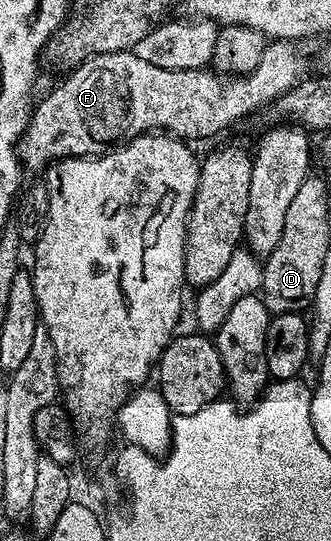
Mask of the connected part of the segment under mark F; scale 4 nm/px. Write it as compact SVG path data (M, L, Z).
M271 40L266 46L260 63L251 73L241 75L219 75L209 68L188 71L168 71L168 67L156 67L140 59L132 51L125 53L97 53L88 57L65 74L66 77L46 98L39 100L30 122L18 142L18 159L27 170L45 170L47 166L65 157L97 157L111 149L126 144L144 133L165 131L179 139L195 143L201 137L214 137L229 125L256 109L262 109L285 95L289 89L299 85L307 76L306 57L292 41Z

